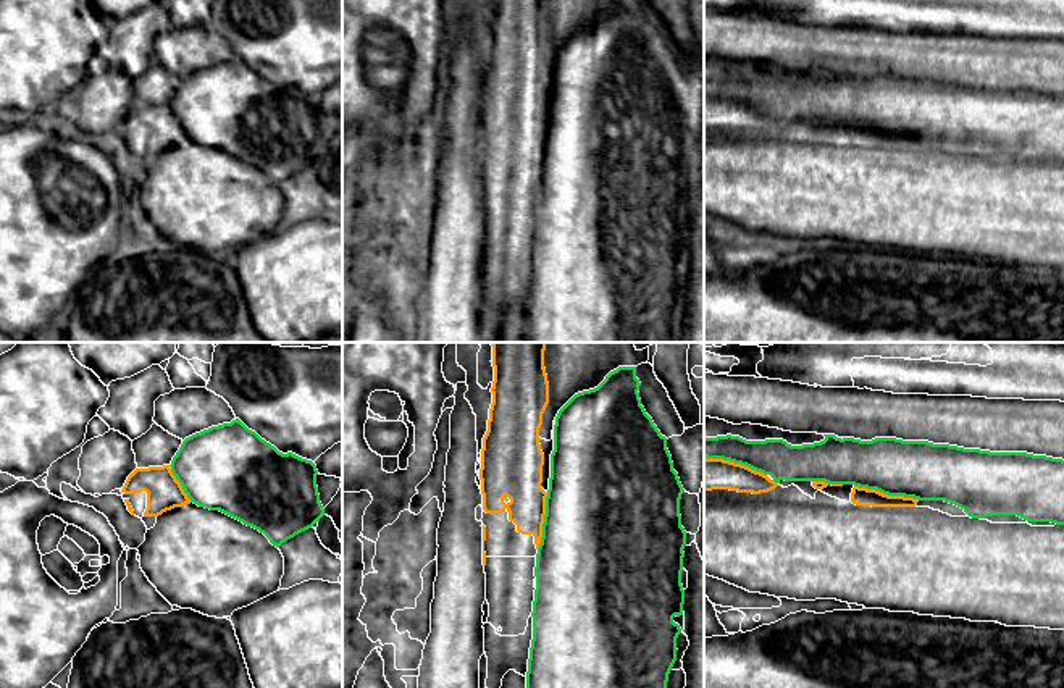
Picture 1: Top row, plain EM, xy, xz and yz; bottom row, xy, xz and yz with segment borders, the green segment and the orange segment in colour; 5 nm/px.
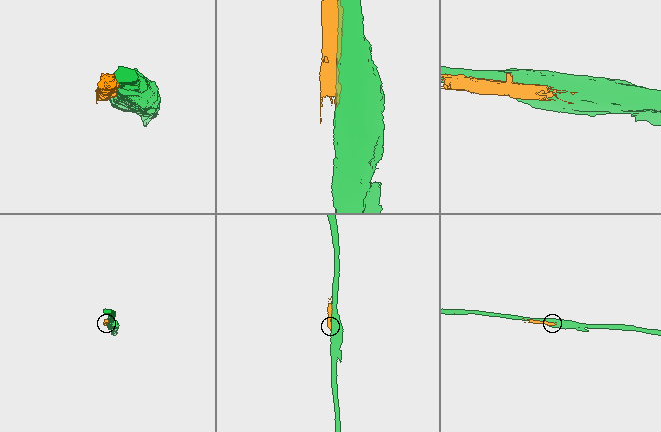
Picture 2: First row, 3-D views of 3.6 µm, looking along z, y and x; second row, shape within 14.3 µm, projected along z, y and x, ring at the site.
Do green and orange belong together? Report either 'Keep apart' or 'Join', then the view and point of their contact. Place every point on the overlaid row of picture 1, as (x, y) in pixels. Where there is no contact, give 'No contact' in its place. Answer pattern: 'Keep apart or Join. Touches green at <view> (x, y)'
Keep apart. Touches green at yz (887, 493)

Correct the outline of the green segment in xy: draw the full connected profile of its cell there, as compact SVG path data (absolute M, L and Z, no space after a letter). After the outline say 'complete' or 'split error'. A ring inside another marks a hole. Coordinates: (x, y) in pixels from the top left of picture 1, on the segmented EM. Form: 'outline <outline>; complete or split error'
outline M239 418L186 438L170 467L191 502L258 530L276 547L325 515L316 465L279 452Z; complete

